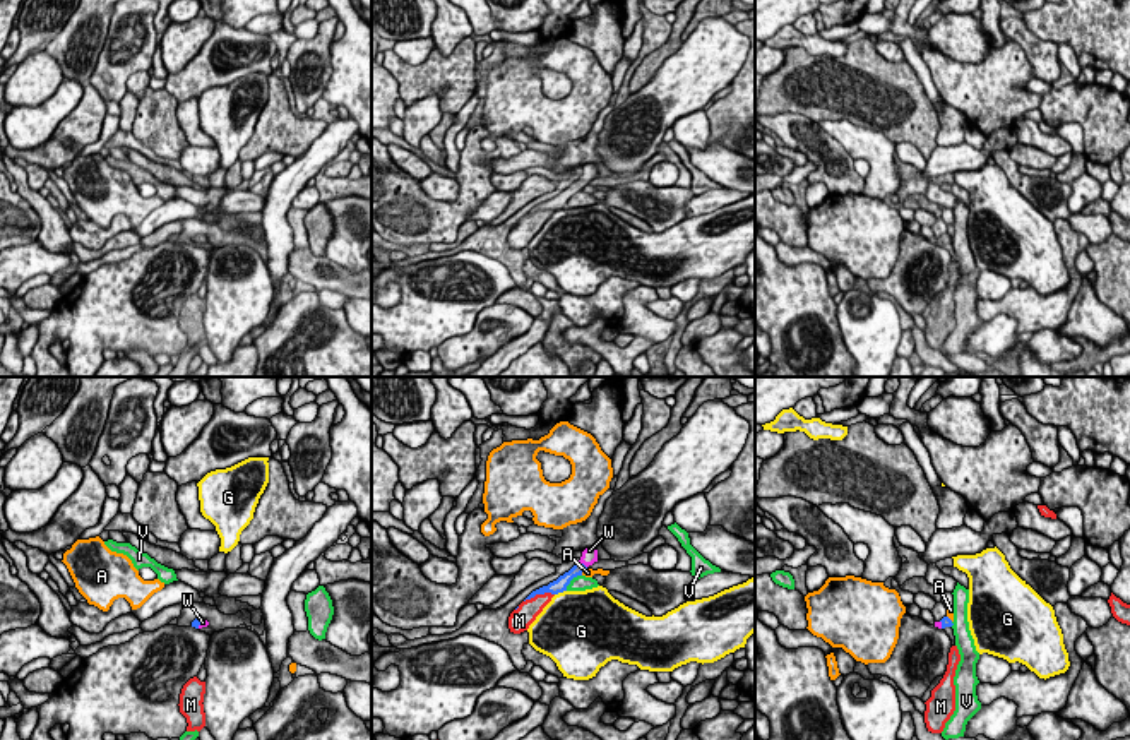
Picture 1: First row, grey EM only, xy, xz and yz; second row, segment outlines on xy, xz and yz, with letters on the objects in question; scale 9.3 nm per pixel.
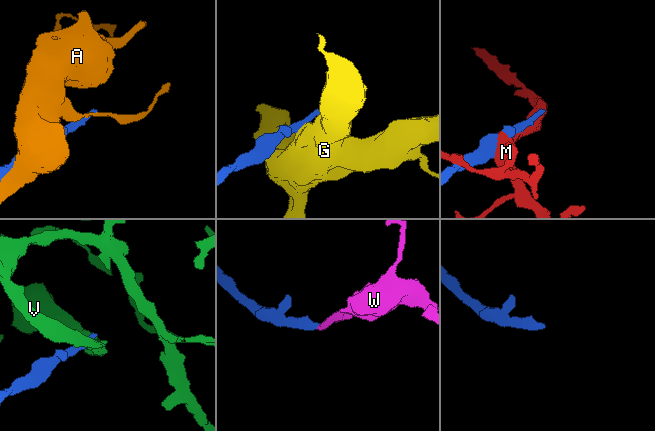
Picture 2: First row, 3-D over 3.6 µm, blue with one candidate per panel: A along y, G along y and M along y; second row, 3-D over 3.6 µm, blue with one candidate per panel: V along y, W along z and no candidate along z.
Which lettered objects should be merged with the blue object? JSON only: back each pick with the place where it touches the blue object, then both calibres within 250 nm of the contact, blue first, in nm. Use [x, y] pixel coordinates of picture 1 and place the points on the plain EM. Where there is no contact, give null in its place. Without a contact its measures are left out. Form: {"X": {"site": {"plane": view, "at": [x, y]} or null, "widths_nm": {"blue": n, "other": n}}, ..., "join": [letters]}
{"W": {"site": {"plane": "xz", "at": [582, 180]}, "widths_nm": {"blue": 120, "other": 160}}, "join": ["W"]}

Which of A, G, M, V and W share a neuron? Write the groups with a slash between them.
A / G / M V / W

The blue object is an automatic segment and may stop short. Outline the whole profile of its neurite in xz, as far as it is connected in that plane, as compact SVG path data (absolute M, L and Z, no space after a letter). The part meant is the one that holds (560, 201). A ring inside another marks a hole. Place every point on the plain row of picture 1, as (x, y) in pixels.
M586 164L582 168L580 176L568 188L565 188L563 192L560 192L556 197L550 199L548 202L543 202L532 207L526 216L531 216L536 211L544 211L544 209L558 211L558 209L567 207L567 202L570 200L570 197L577 192L582 192L582 188L594 178L598 178L598 166Z

